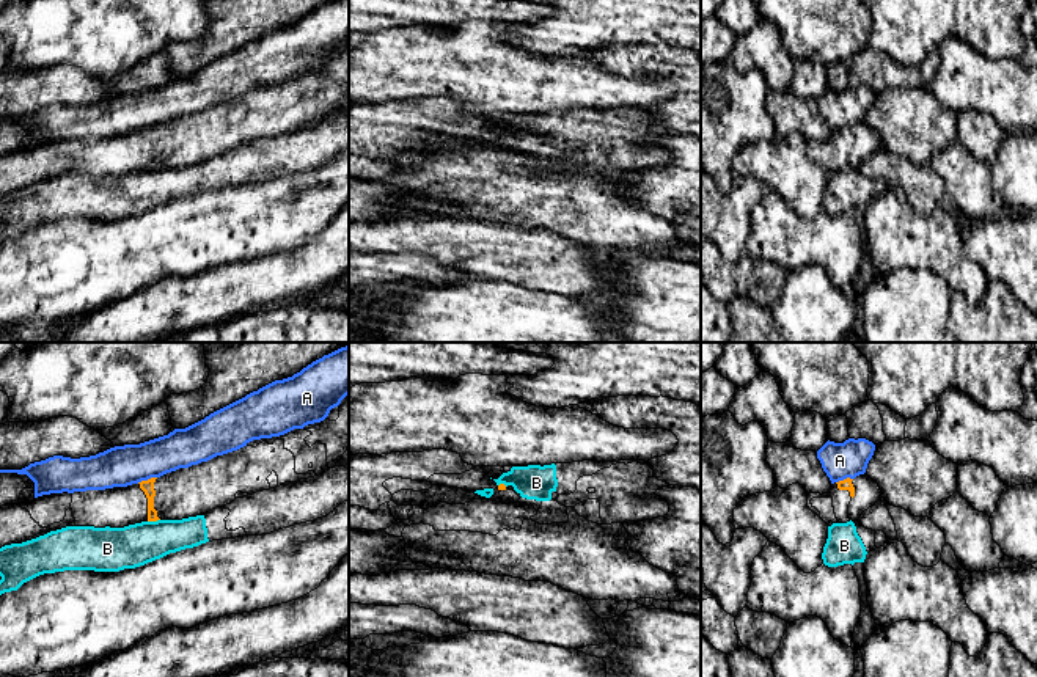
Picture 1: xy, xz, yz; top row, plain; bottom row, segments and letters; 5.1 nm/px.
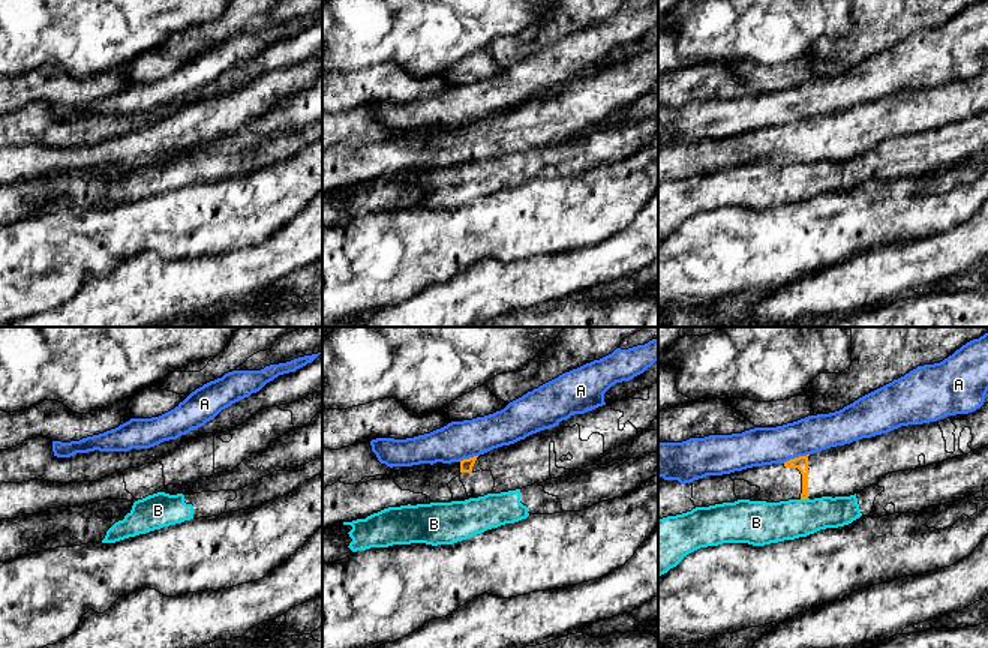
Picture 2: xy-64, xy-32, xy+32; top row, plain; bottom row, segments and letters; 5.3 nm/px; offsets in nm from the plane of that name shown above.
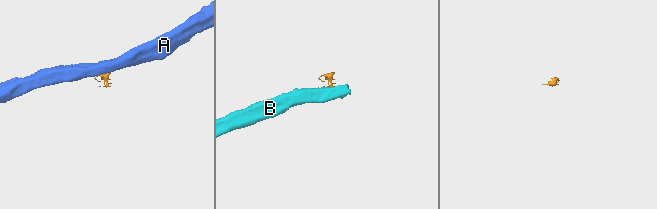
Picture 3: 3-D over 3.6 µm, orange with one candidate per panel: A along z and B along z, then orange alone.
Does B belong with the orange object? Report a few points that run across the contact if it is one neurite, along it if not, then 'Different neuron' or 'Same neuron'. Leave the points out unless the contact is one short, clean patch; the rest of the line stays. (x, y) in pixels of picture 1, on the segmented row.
Line: xy (159, 519), (148, 522). Different neuron

